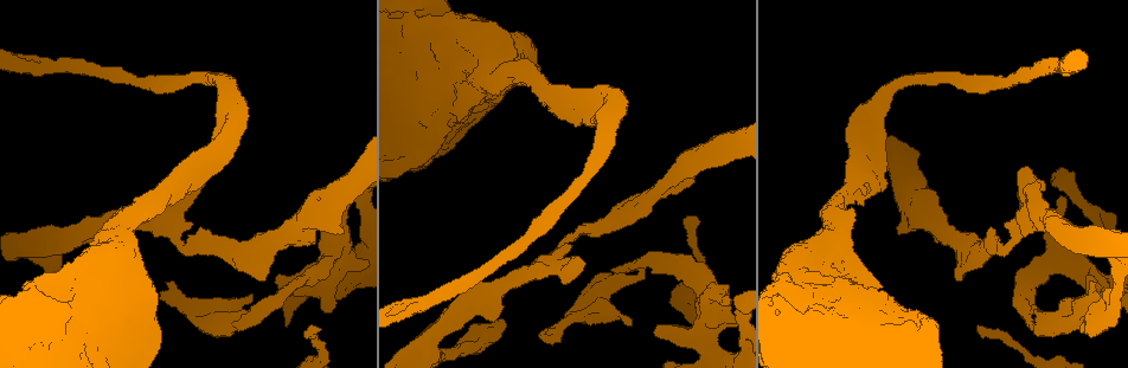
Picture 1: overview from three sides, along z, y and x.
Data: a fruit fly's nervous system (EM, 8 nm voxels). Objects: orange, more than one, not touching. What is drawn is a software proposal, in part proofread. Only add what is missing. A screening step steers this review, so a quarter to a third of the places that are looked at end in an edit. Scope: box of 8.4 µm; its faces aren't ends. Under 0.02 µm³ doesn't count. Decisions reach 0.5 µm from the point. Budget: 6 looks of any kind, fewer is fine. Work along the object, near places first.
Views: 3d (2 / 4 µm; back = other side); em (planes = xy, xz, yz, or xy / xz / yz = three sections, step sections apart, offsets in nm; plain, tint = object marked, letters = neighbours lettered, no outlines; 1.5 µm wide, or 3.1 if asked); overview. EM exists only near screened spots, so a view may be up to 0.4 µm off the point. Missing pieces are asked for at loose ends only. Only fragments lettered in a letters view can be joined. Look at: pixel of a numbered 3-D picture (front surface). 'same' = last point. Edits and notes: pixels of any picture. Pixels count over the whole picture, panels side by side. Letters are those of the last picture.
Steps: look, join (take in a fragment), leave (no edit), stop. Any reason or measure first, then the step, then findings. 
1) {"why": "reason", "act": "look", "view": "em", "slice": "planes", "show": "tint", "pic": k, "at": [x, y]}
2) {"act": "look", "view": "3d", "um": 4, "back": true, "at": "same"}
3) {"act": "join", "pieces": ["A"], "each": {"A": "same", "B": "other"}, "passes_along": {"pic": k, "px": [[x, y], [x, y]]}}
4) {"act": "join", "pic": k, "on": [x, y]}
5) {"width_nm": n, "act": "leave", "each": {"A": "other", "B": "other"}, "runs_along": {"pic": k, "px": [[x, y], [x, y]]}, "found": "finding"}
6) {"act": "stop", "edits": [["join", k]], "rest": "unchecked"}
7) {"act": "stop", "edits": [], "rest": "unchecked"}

{"act": "look", "view": "em", "slice": "xy", "step": 8, "show": "tint", "pic": 1, "at": [978, 327]}

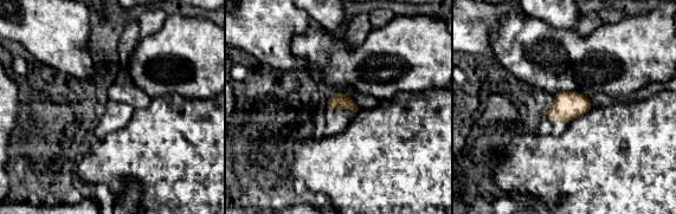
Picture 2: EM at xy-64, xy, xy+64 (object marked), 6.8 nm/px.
{"act": "look", "view": "em", "slice": "planes", "show": "letters", "at": "same"}

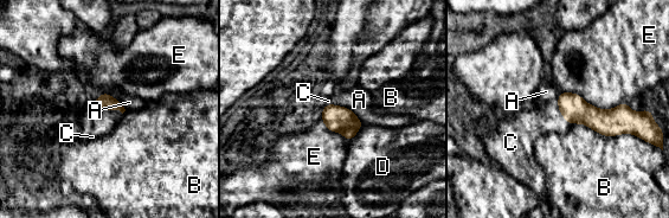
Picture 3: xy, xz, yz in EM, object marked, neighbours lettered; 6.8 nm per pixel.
{"act": "join", "pieces": ["C"], "each": {"A": "other", "B": "other", "C": "same", "D": "other", "E": "other"}, "found": "the cell continues"}

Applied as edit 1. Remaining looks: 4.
{"why": "redraw", "act": "look", "view": "overview"}

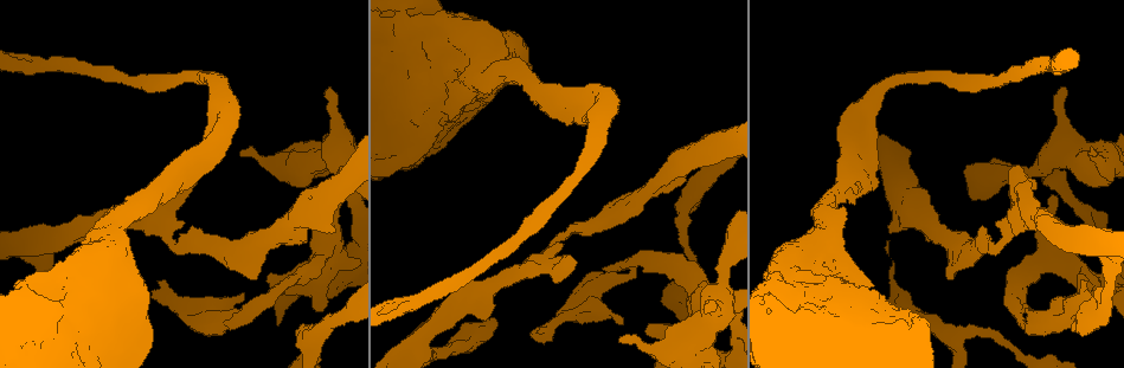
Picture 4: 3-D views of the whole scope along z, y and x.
{"why": "branch stops here", "act": "look", "view": "em", "slice": "yz", "step": 4, "show": "letters", "pic": 4, "at": [1071, 329]}

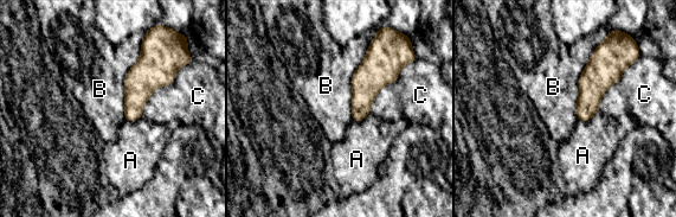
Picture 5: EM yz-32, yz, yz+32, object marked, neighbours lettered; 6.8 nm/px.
{"why": "another direction", "act": "look", "view": "em", "slice": "planes", "show": "letters", "at": "same"}

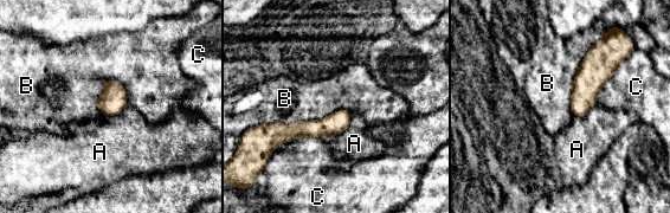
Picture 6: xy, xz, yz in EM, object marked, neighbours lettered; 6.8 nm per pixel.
{"longest_contact_nm": ["B", 650], "act": "leave", "each": {"A": "other", "B": "other", "C": "other"}, "runs_along": {"pic": 6, "px": [[348, 115], [323, 128], [269, 129]]}, "found": "no lettered fragment goes on from it"}

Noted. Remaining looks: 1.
{"why": "branch stops here", "act": "look", "view": "em", "slice": "planes", "show": "letters", "pic": 4, "at": [322, 301]}

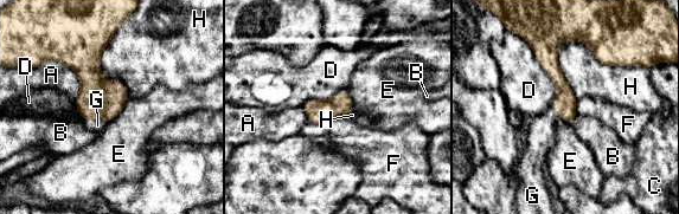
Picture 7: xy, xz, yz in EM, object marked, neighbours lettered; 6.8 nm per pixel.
{"act": "join", "pieces": ["G"], "each": {"A": "other", "B": "other", "C": "other", "D": "other", "E": "other", "F": "other", "G": "same", "H": "other"}, "passes_along": {"pic": 7, "px": [[97, 98], [96, 117], [97, 125]]}, "found": "it goes on there"}

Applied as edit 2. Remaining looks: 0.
{"act": "stop", "edits": [["join", 3], ["join", 7]], "rest": "unchecked"}

